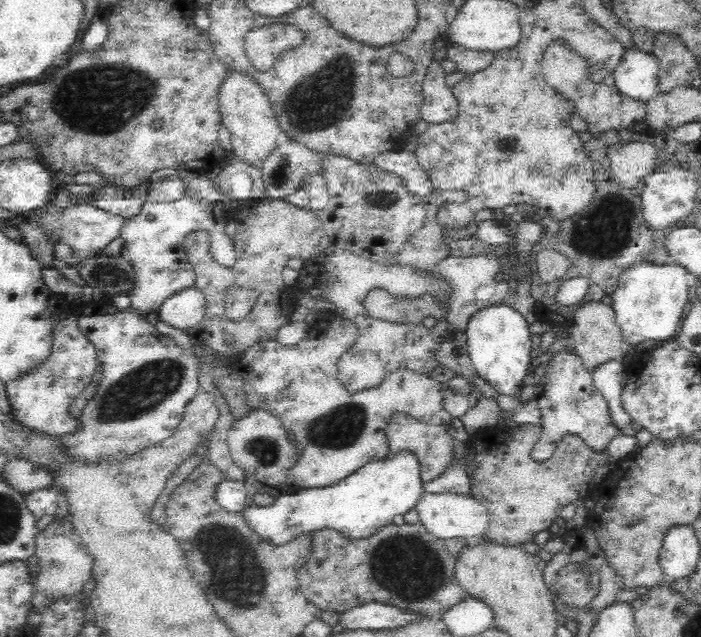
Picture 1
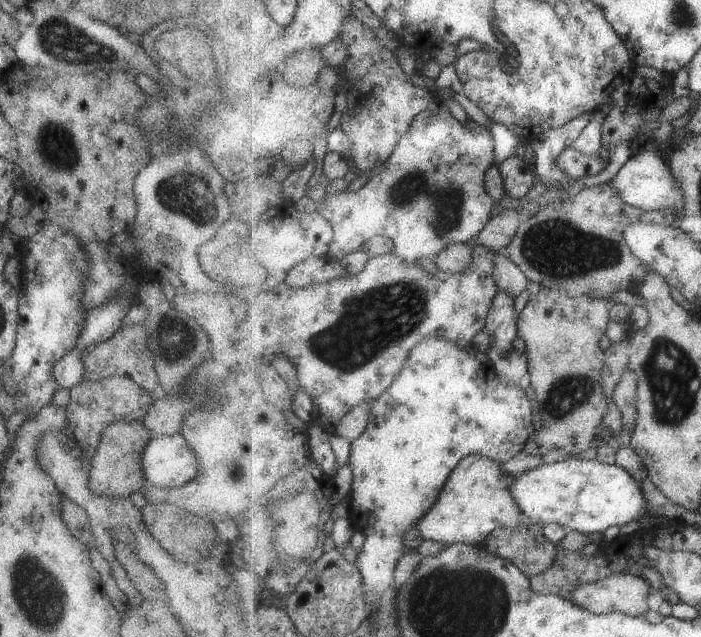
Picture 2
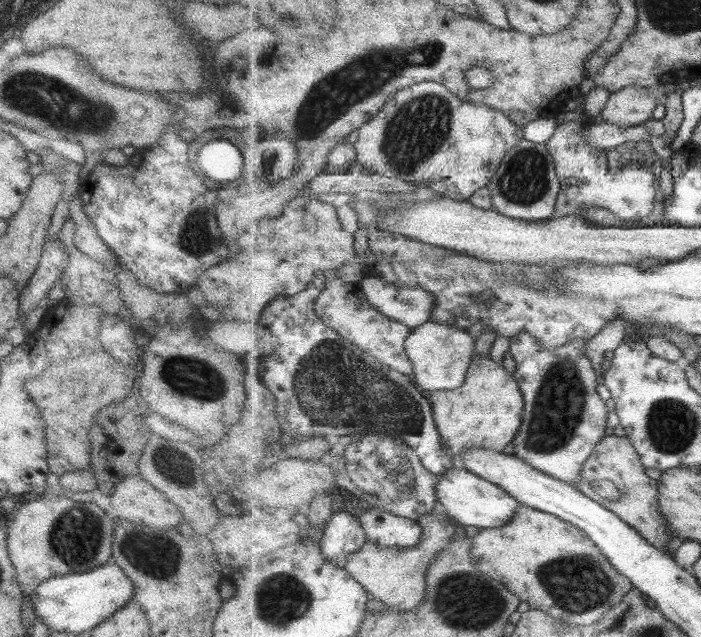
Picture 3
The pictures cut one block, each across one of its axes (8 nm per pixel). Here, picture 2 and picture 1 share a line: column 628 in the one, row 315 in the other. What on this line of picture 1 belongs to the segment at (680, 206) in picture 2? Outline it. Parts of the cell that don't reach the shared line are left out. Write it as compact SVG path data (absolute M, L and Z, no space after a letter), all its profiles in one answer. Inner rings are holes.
M192 285L174 292L157 313L160 321L188 333L204 320L205 312L204 292Z

